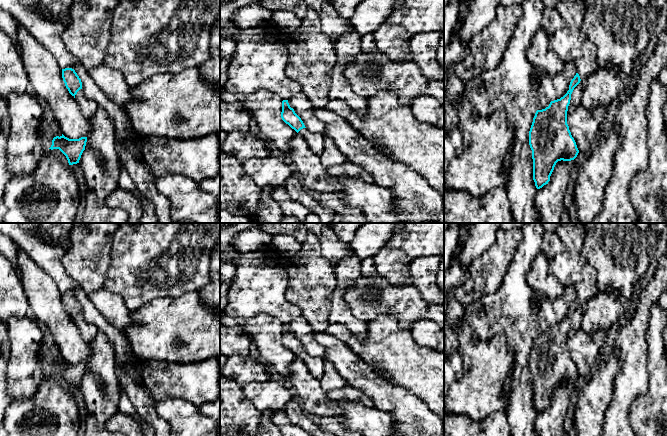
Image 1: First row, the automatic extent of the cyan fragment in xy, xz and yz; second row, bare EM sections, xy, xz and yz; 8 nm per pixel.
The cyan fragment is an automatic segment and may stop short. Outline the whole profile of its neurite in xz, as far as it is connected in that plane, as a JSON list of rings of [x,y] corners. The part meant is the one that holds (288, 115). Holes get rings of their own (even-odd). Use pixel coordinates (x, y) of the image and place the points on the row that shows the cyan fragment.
[[[288,100],[282,101],[281,118],[286,124],[294,129],[298,135],[306,140],[308,146],[317,155],[321,154],[324,149],[324,135],[309,131],[301,118],[295,113],[294,109],[290,107]]]

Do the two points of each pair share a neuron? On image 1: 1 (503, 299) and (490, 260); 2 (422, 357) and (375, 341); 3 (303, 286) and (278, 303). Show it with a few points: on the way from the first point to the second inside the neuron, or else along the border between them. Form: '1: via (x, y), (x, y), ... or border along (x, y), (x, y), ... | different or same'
1: border along (508, 265), (502, 284), (478, 298) | different
2: via (410, 357), (400, 357), (387, 345) | same
3: border along (287, 275), (285, 298), (299, 308), (300, 315) | different

